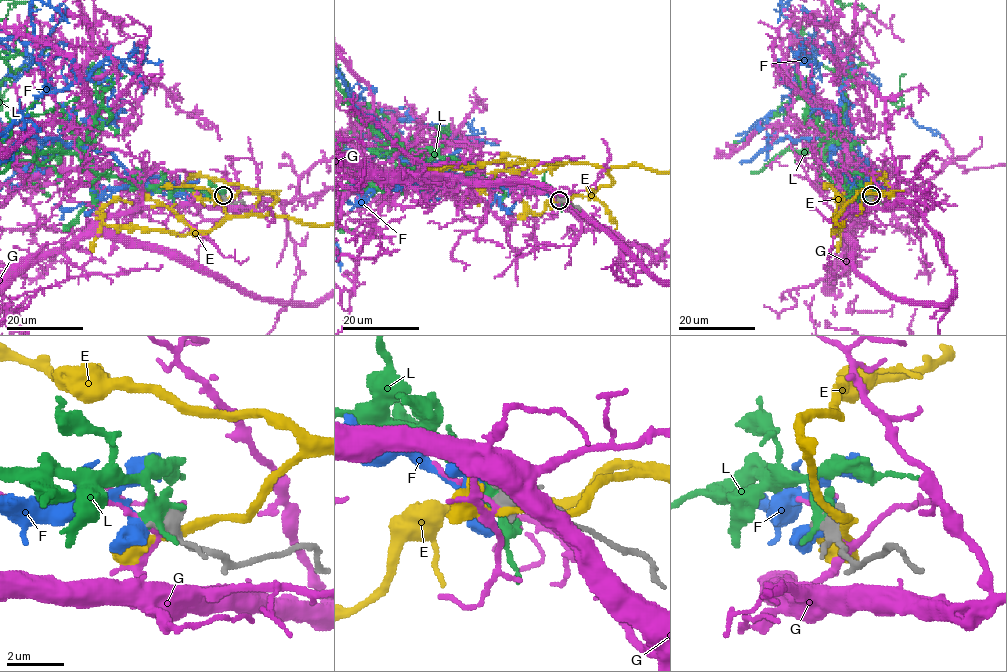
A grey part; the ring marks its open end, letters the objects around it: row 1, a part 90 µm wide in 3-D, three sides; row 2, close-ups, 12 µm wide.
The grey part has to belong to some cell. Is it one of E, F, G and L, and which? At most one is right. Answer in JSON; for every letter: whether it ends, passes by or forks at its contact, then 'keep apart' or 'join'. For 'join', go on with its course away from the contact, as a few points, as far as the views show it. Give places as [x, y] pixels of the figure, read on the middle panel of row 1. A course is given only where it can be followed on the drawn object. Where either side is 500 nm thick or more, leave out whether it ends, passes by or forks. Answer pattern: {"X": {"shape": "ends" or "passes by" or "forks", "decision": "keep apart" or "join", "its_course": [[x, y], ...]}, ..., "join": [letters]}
{"E": {"shape": "passes by", "decision": "keep apart"}, "F": {"shape": "forks", "decision": "keep apart"}, "G": {"decision": "keep apart"}, "L": {"decision": "keep apart"}, "join": []}

